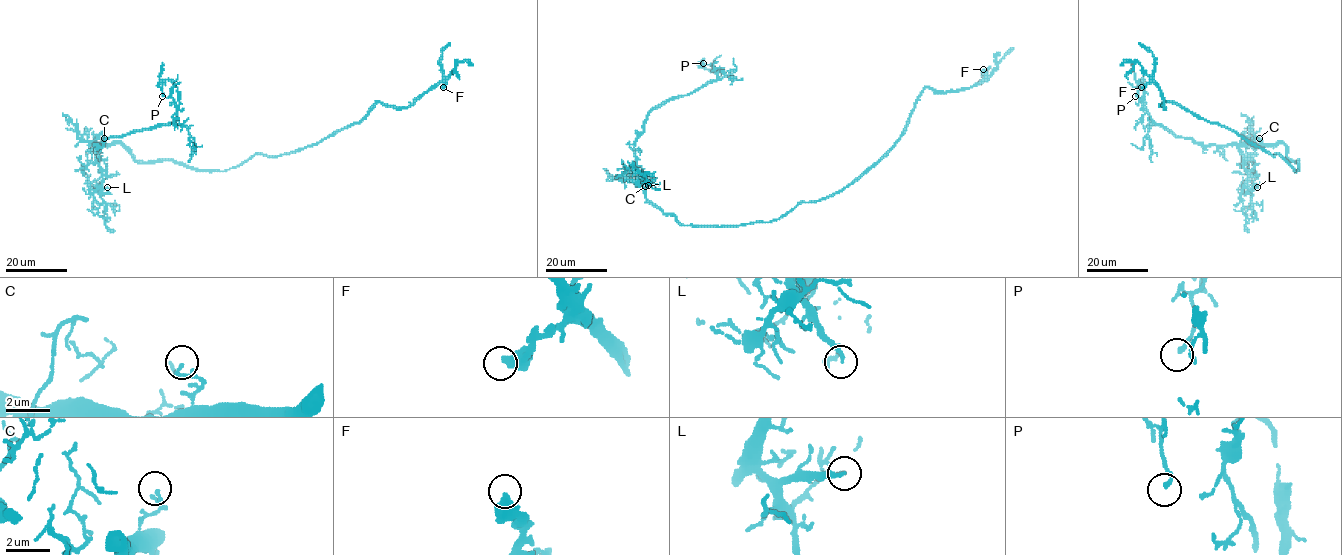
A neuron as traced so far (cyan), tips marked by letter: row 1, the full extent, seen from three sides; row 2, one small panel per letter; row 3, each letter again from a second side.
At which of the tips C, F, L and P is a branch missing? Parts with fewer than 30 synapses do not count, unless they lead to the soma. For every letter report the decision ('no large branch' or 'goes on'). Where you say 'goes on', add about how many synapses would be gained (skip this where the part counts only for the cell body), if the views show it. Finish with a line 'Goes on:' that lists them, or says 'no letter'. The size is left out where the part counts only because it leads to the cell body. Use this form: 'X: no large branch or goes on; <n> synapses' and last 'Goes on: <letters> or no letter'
C: no large branch
F: goes on; 35 synapses
L: no large branch
P: no large branch
Goes on: F

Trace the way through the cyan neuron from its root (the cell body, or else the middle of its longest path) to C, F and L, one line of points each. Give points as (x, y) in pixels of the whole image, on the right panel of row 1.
C: (1296, 170), (1299, 160), (1292, 161), (1283, 144), (1261, 144), (1259, 138)
F: (1296, 170), (1227, 127), (1174, 103), (1160, 106), (1163, 95), (1152, 81), (1141, 87)
L: (1296, 170), (1299, 160), (1293, 161), (1281, 143), (1244, 145), (1240, 151), (1247, 174), (1246, 187), (1257, 187)

